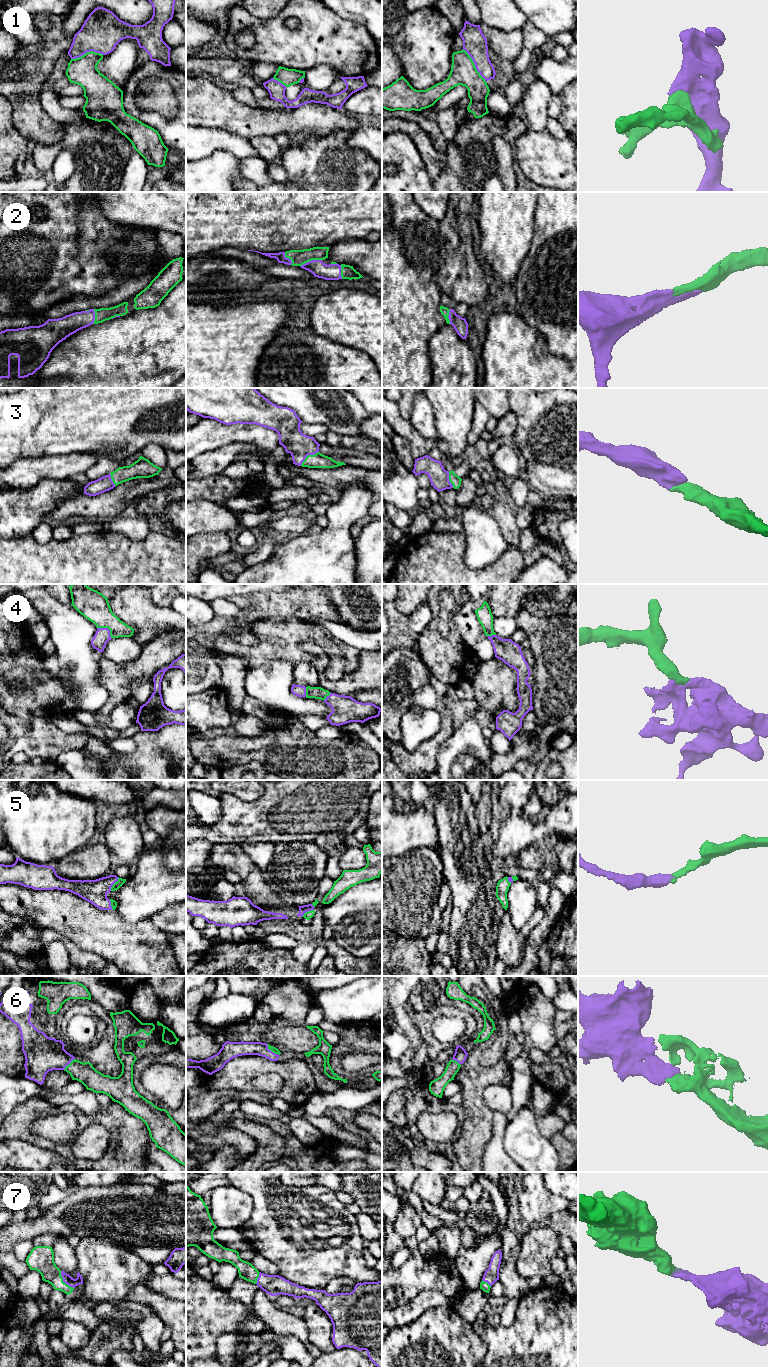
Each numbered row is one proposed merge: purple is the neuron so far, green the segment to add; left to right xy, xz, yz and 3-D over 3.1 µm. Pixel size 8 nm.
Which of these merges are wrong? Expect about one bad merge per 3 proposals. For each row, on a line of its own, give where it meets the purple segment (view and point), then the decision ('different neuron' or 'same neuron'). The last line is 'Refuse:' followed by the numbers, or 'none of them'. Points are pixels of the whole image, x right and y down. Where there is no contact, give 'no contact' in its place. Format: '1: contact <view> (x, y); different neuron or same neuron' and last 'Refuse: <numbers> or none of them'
1: contact yz (475, 65); different neuron
2: contact xz (310, 261); same neuron
3: contact xz (308, 454); same neuron
4: contact xy (107, 628); same neuron
5: contact xy (113, 883); same neuron
6: contact xz (271, 1051); same neuron
7: contact xy (63, 1281); same neuron
Refuse: 1

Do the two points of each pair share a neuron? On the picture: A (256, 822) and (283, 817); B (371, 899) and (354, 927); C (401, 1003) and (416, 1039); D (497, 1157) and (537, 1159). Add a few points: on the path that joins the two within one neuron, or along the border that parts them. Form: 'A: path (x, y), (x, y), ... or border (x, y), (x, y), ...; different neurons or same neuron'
A: path (263, 820), (276, 817); same neuron
B: path (371, 906), (371, 910), (361, 920); same neuron
C: path (401, 1012), (404, 1022), (411, 1030); same neuron
D: border (503, 1136), (503, 1147), (514, 1161); different neurons

